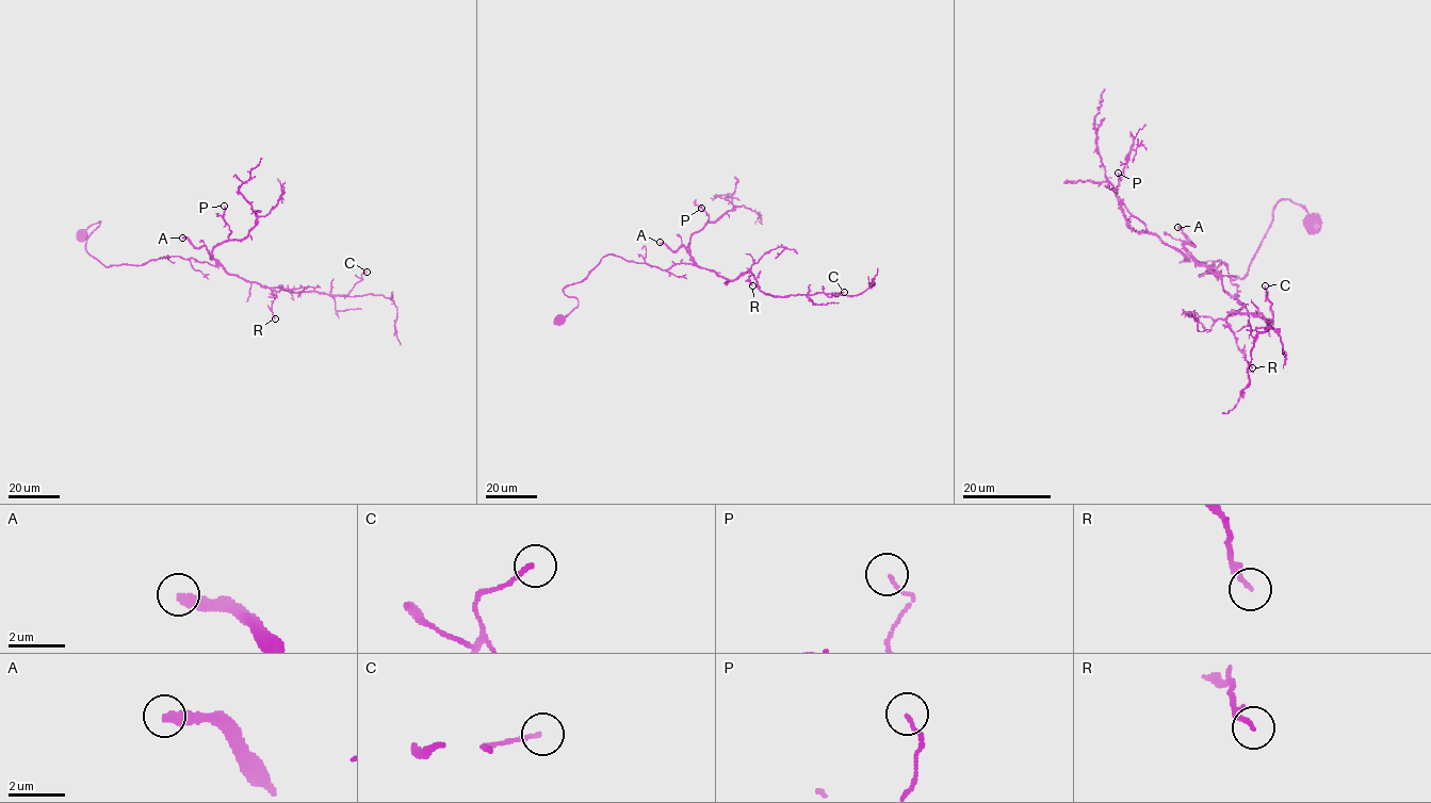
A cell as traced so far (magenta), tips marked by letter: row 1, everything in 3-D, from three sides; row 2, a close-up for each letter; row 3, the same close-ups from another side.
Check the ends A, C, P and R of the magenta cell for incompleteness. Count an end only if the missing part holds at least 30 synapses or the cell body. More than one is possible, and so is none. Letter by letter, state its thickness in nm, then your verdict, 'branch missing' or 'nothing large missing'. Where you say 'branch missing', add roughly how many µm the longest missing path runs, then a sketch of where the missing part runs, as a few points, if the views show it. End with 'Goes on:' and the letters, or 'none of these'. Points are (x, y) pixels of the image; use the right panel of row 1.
A: 420 nm thick; branch missing; about 130 µm are missing
C: 140 nm thick; nothing large missing
P: 100 nm thick; nothing large missing
R: 160 nm thick; nothing large missing
Goes on: A

